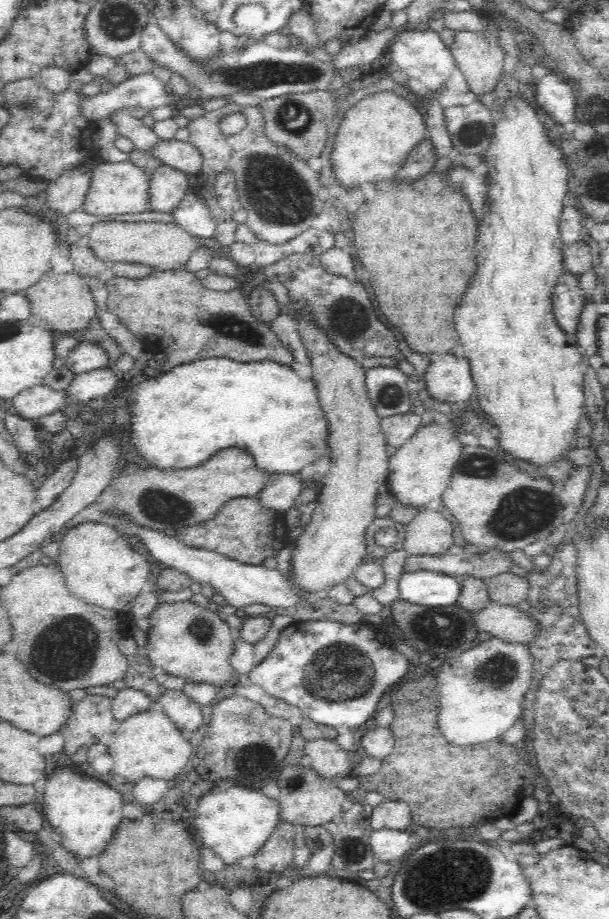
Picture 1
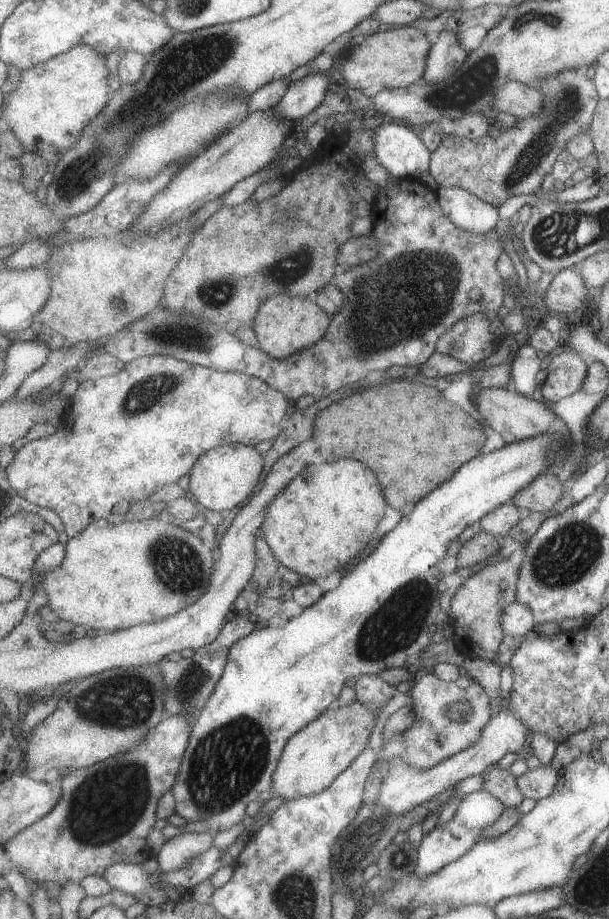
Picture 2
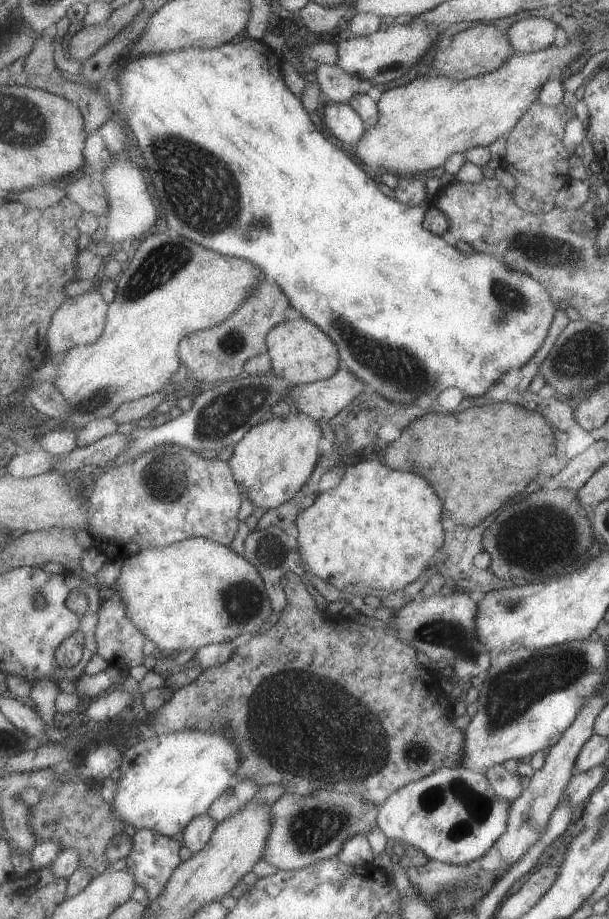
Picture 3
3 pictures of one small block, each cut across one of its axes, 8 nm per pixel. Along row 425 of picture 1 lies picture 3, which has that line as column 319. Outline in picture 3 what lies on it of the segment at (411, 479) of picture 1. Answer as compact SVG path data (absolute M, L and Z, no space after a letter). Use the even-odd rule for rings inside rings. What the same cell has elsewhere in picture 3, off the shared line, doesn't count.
M296 409L287 416L274 417L272 420L256 425L246 435L246 438L234 447L234 456L229 462L233 466L237 481L241 484L244 496L250 496L252 502L256 502L257 507L268 508L268 511L292 500L308 484L308 480L318 468L318 462L322 456L320 454L322 438L325 438L325 431L320 427L320 420Z

